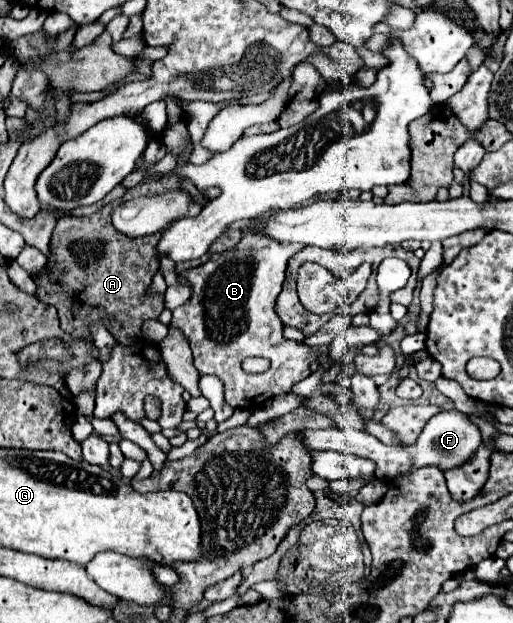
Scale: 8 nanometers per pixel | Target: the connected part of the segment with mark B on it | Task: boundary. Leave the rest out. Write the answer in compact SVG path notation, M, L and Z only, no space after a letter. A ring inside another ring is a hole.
M242 236L240 244L238 244L234 250L228 250L228 252L222 252L222 254L214 254L208 262L196 266L196 268L190 268L190 270L180 272L180 276L190 284L190 288L192 288L192 296L190 296L190 300L188 300L186 304L174 308L174 312L172 312L172 326L180 328L180 330L184 332L184 336L186 336L190 348L192 348L194 368L198 370L198 374L200 374L200 376L214 374L214 376L218 376L218 378L224 382L224 400L226 400L226 404L230 404L232 408L252 408L252 406L260 406L264 400L270 400L270 398L274 398L274 396L278 396L278 394L286 394L286 392L290 392L292 384L296 384L296 382L304 380L306 376L310 376L310 364L318 362L318 358L320 358L322 354L328 354L328 346L308 346L308 344L302 344L302 342L286 340L286 338L282 336L282 320L278 320L278 314L276 314L276 310L274 310L274 306L276 306L276 298L278 298L280 288L282 288L282 282L284 282L286 262L288 262L290 256L292 256L294 252L298 252L300 248L304 248L304 246L300 246L300 244L278 244L278 242L274 242L274 240L266 240L266 236ZM248 356L268 358L268 360L272 362L270 370L264 372L264 374L256 374L256 376L246 374L246 372L240 368L240 362L242 362L244 358L248 358Z

